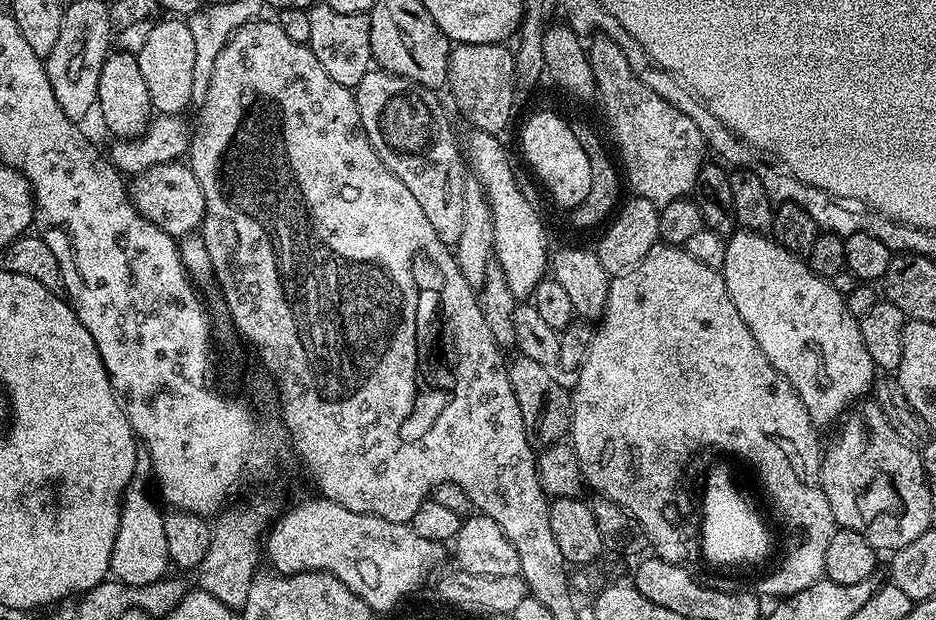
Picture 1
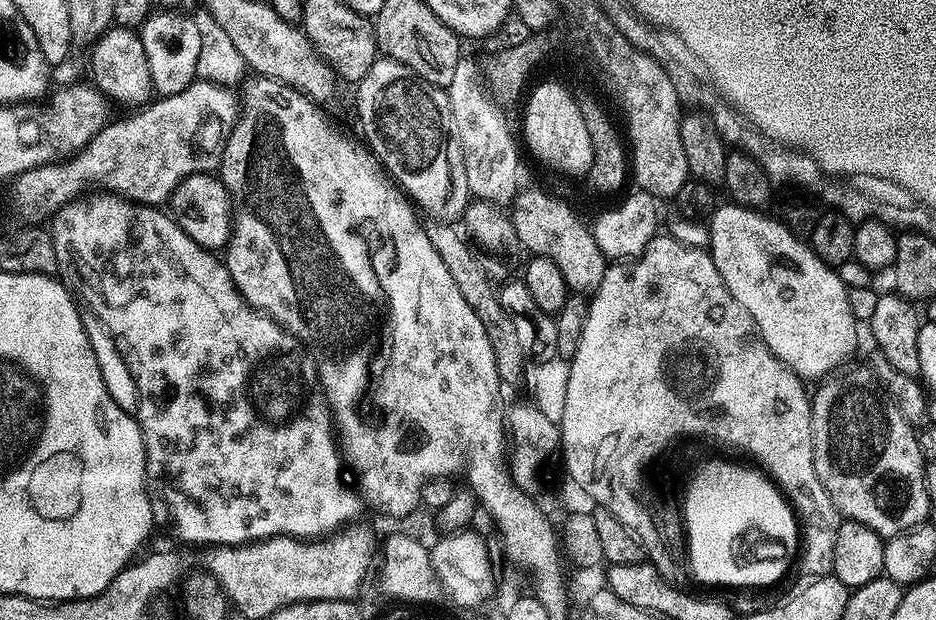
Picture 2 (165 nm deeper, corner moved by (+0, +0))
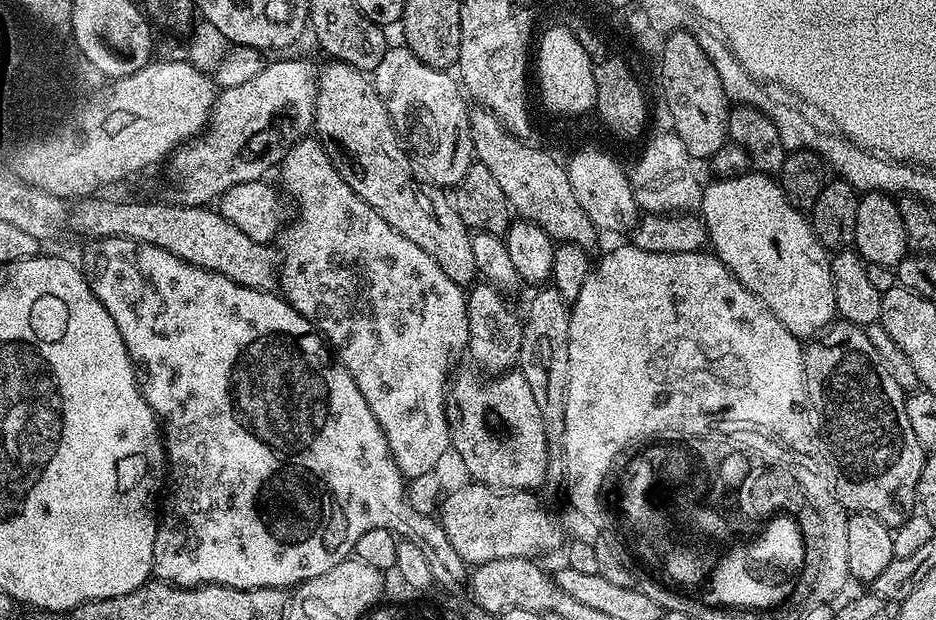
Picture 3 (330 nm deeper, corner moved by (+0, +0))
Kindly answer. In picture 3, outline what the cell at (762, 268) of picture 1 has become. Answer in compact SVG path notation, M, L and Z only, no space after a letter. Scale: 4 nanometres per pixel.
M749 170L745 176L713 179L712 184L703 185L704 193L700 199L699 215L708 231L711 251L723 264L759 298L798 338L815 337L837 319L834 302L834 282L832 281L832 262L829 249L822 247L814 234L809 217L800 212L786 198L779 183L771 175Z

